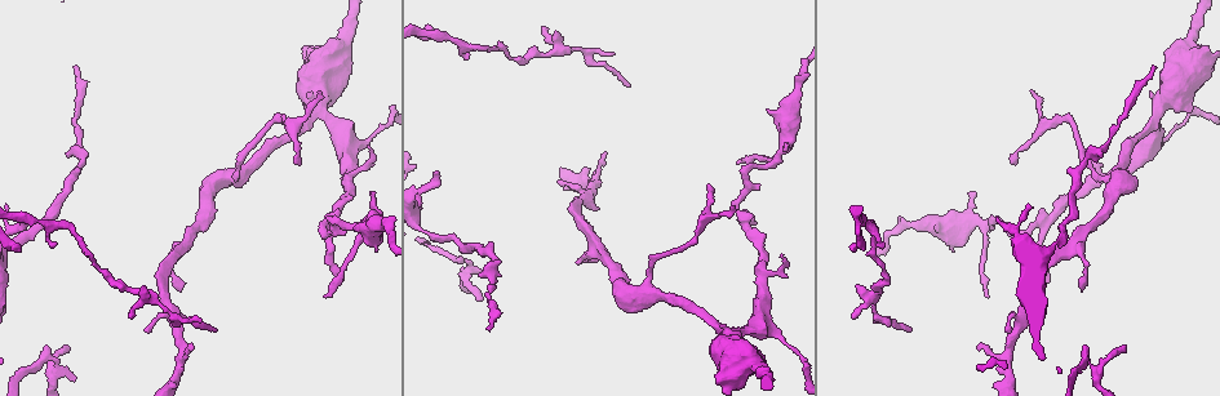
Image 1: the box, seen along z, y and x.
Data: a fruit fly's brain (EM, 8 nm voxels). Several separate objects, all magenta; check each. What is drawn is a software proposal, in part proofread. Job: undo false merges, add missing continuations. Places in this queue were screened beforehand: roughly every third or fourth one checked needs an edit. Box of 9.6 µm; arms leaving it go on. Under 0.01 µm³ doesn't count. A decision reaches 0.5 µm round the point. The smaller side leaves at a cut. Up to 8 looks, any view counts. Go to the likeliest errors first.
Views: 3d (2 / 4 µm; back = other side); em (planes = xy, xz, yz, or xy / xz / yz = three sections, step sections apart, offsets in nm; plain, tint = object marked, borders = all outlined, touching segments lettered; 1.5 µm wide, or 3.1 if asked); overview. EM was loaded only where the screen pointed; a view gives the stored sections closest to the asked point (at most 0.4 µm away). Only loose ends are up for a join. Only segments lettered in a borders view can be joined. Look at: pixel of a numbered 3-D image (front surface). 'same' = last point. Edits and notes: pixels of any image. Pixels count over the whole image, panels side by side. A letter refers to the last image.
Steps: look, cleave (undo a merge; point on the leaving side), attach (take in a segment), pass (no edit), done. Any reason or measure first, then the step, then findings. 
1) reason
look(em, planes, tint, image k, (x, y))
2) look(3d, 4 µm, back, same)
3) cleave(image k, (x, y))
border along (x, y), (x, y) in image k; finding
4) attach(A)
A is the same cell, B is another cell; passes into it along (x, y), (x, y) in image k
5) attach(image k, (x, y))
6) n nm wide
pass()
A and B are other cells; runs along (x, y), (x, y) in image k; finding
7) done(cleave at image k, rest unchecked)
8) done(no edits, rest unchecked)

free end
look(em, planes, borders, image 1, (1047, 276))

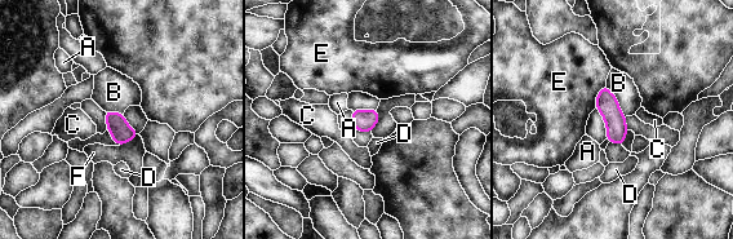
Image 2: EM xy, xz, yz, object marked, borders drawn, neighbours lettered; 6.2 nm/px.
pass()
A, B, C, D, E and F are other cells; border along (605, 85), (625, 116) in image 2; none of them fits

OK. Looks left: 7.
thin end
look(em, planes, tint, image 1, (732, 205))

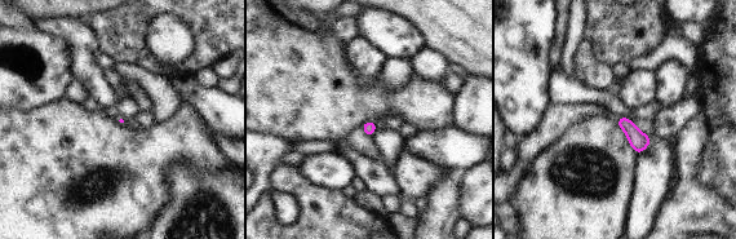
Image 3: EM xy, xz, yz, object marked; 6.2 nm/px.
what lies round it
look(em, planes, borders, same)

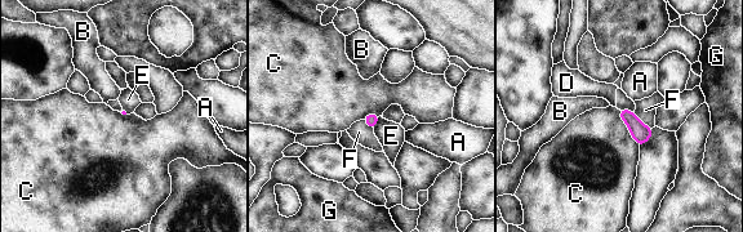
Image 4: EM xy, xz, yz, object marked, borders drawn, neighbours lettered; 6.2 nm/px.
pass()
A, B, C, D, E, F and G are other cells; border along (618, 110), (619, 117), (639, 146) in image 4; none of them fits

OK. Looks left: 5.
branch stops here
look(em, planes, borders, image 1, (78, 67))

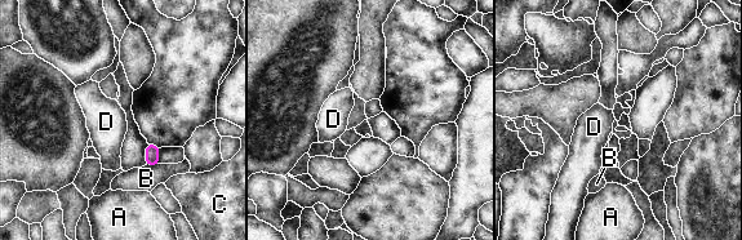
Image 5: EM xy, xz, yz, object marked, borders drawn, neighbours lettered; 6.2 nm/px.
pass()
A, B, C and D are other cells; border along (159, 163), (146, 165) in image 5; none of them fits

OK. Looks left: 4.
done(no edits, rest unchecked)

